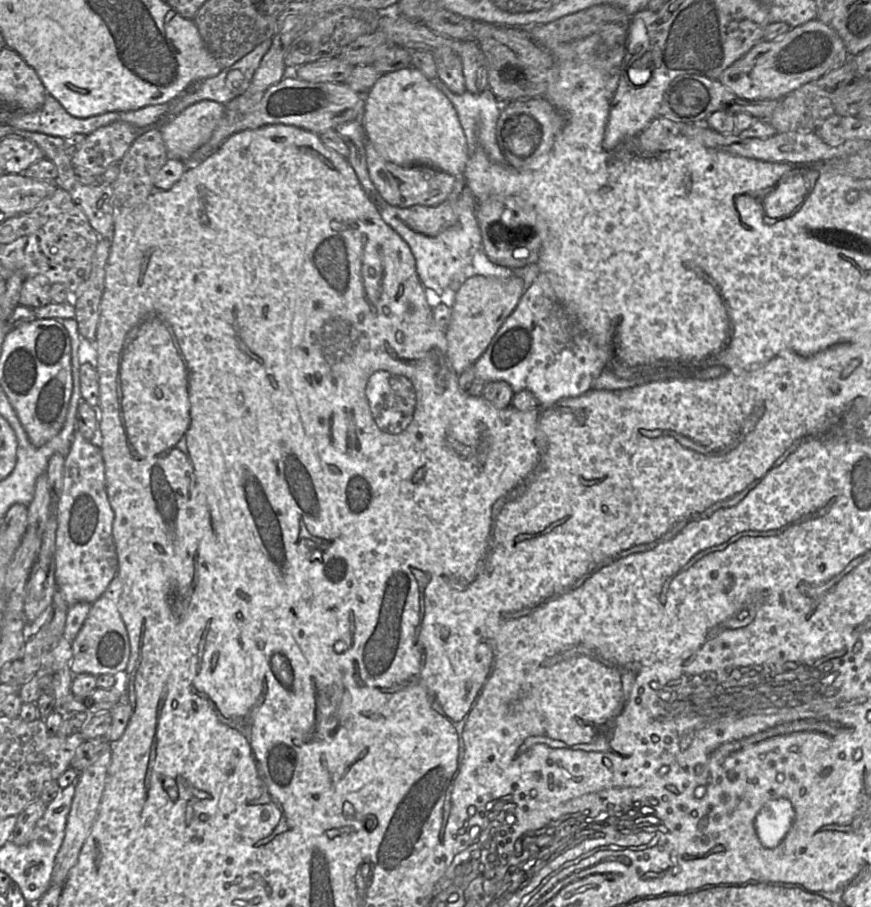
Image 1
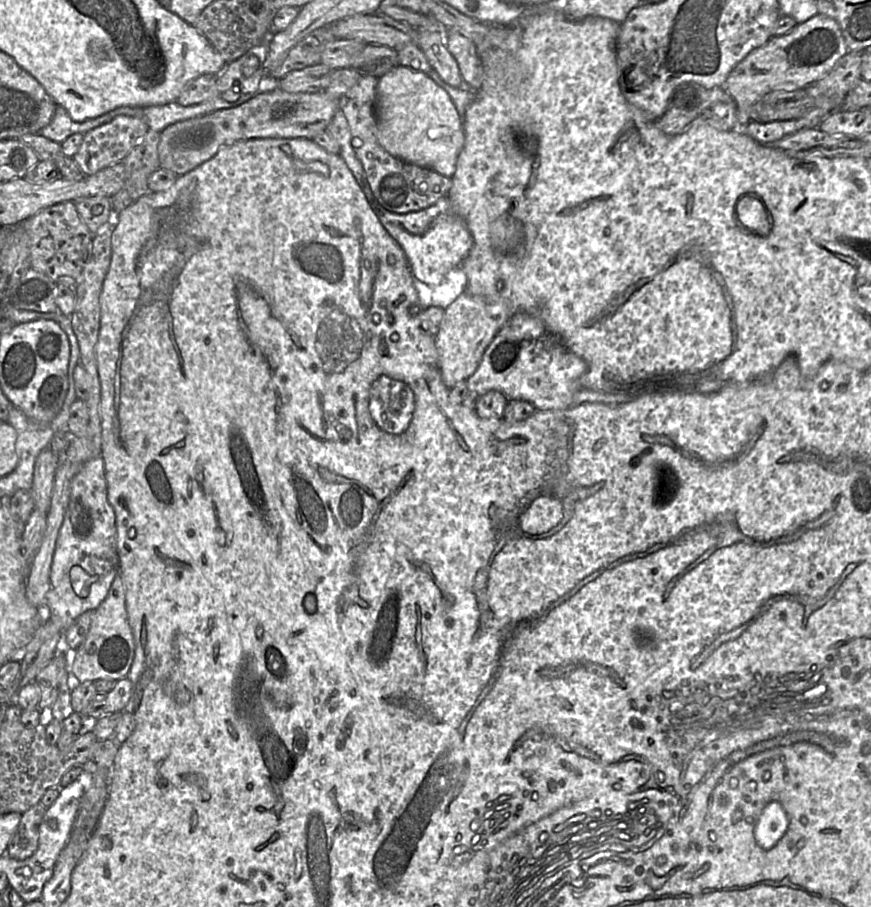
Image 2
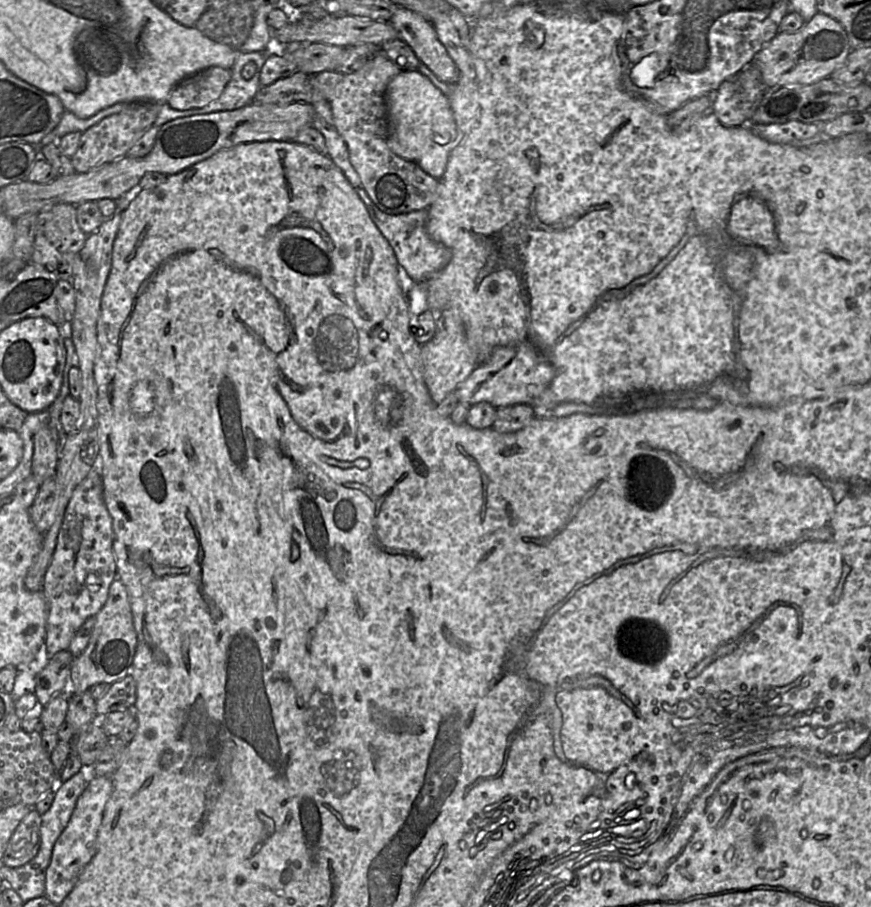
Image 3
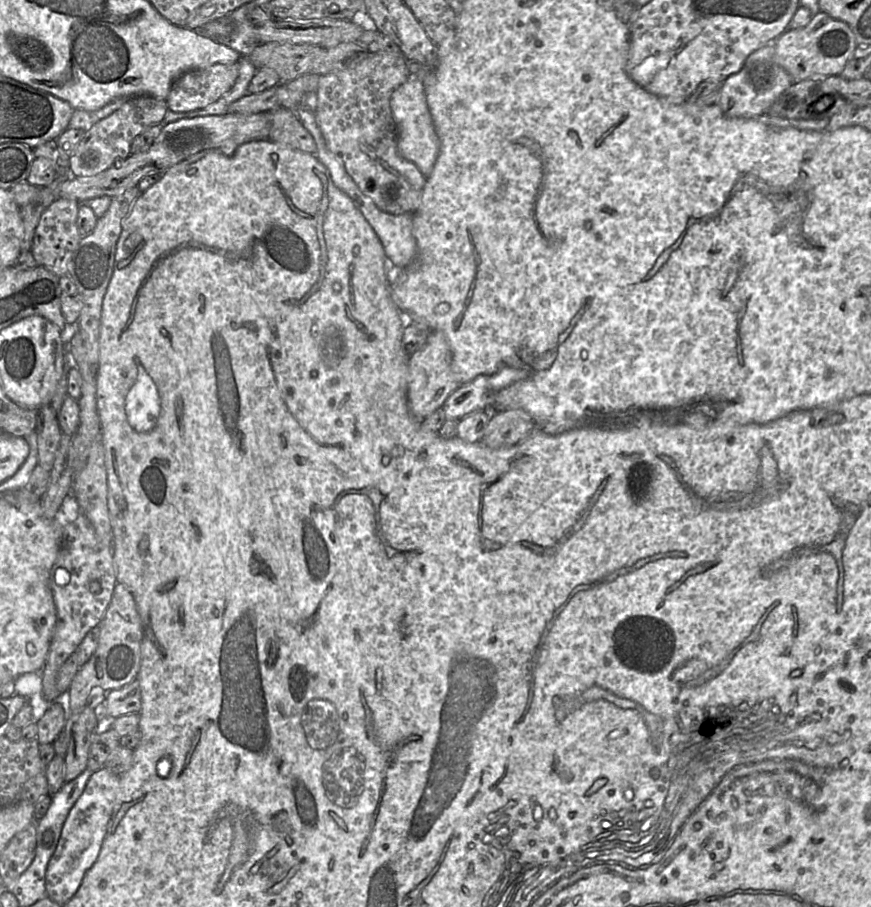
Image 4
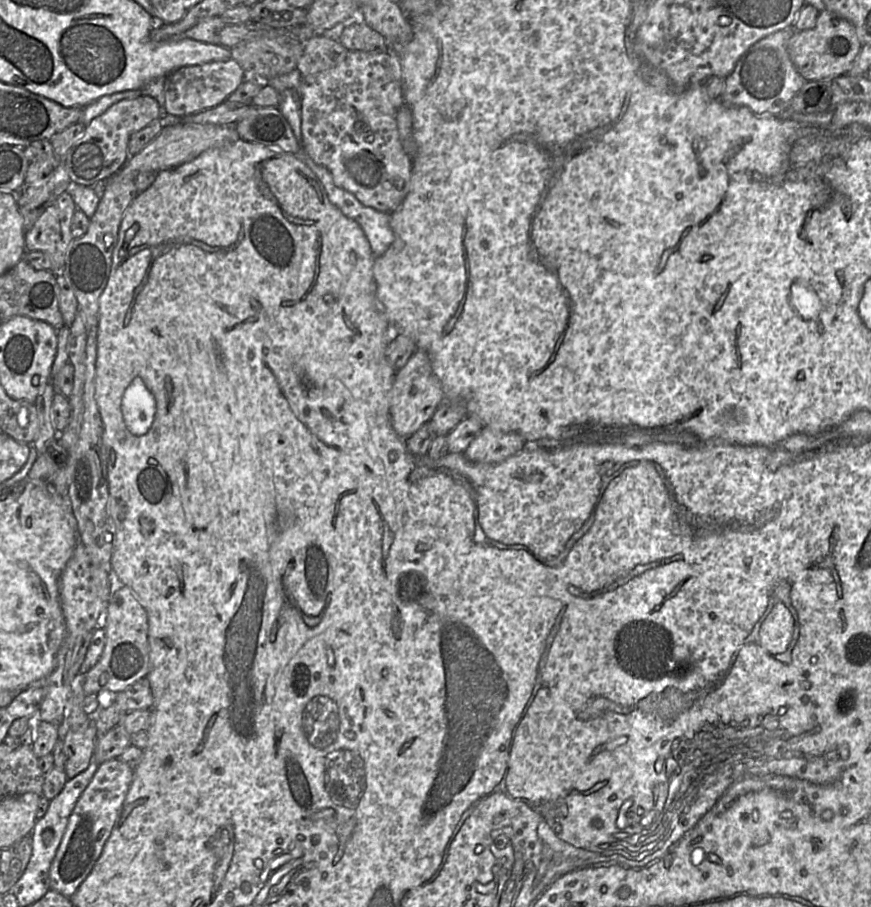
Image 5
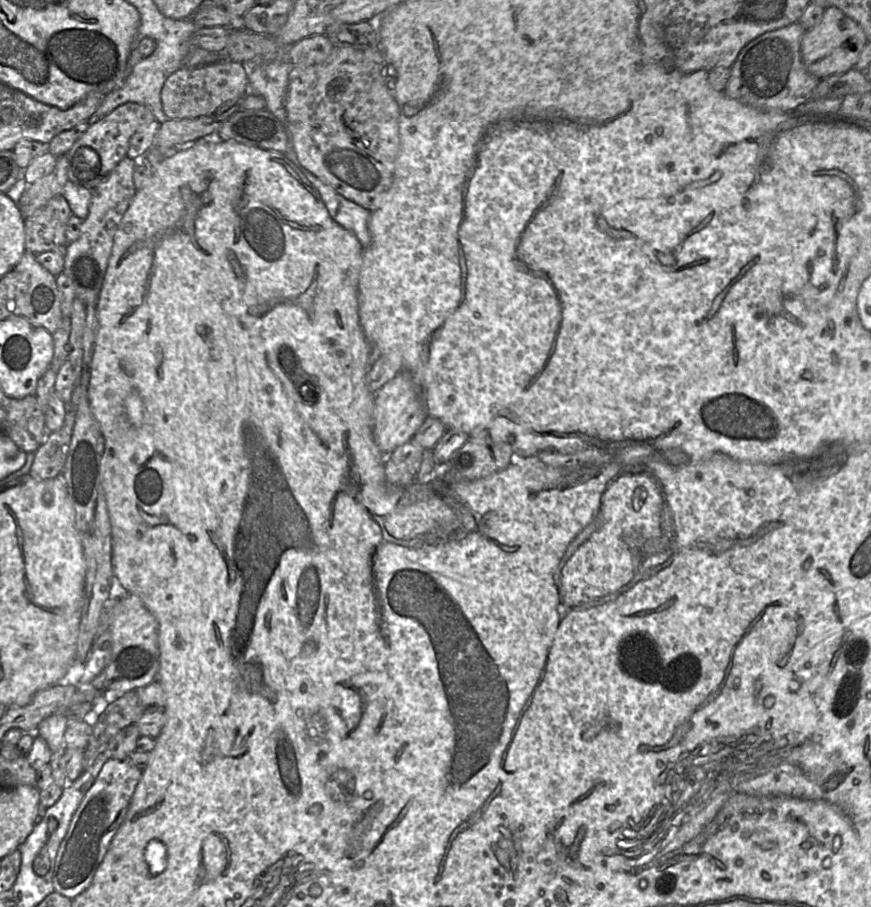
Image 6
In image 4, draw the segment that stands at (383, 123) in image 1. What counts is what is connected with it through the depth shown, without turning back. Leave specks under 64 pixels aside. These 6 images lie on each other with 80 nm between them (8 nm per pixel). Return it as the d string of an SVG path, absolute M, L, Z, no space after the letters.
M410 73L407 81L391 95L390 106L397 132L399 154L416 165L428 177L439 154L439 138L426 102L425 87L419 75Z

